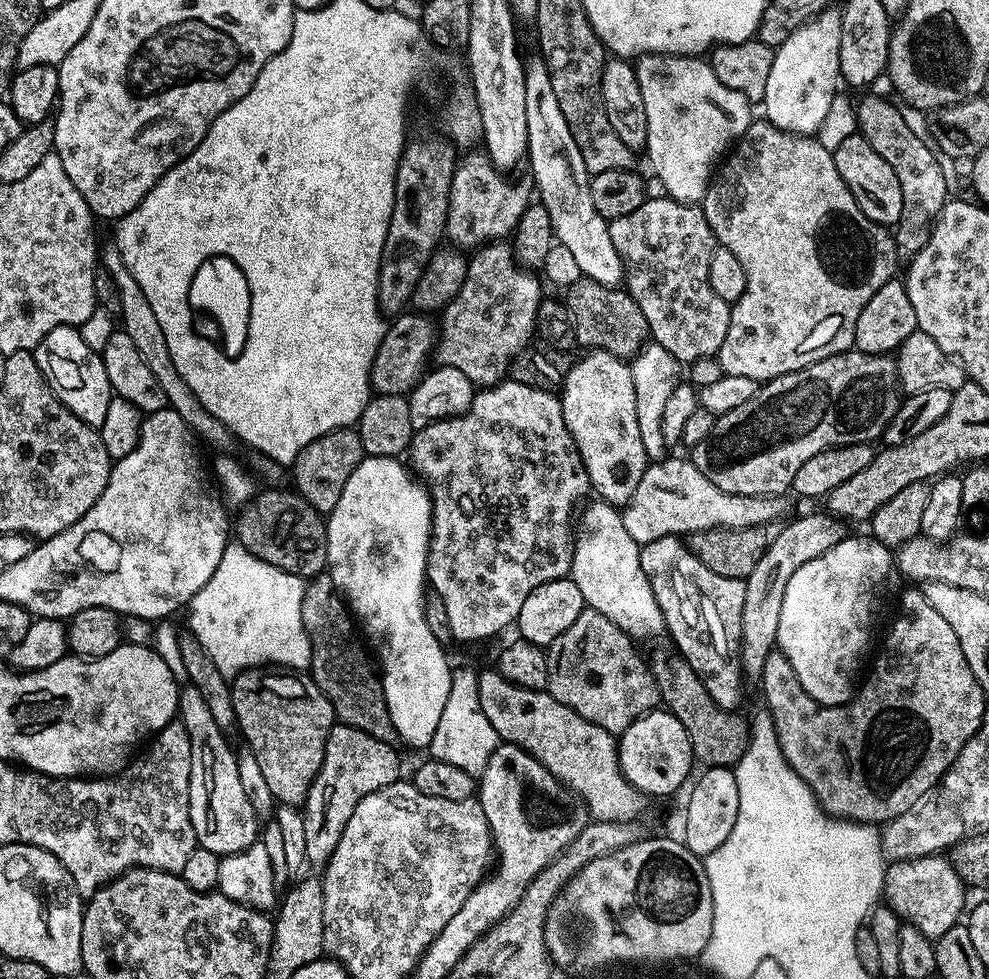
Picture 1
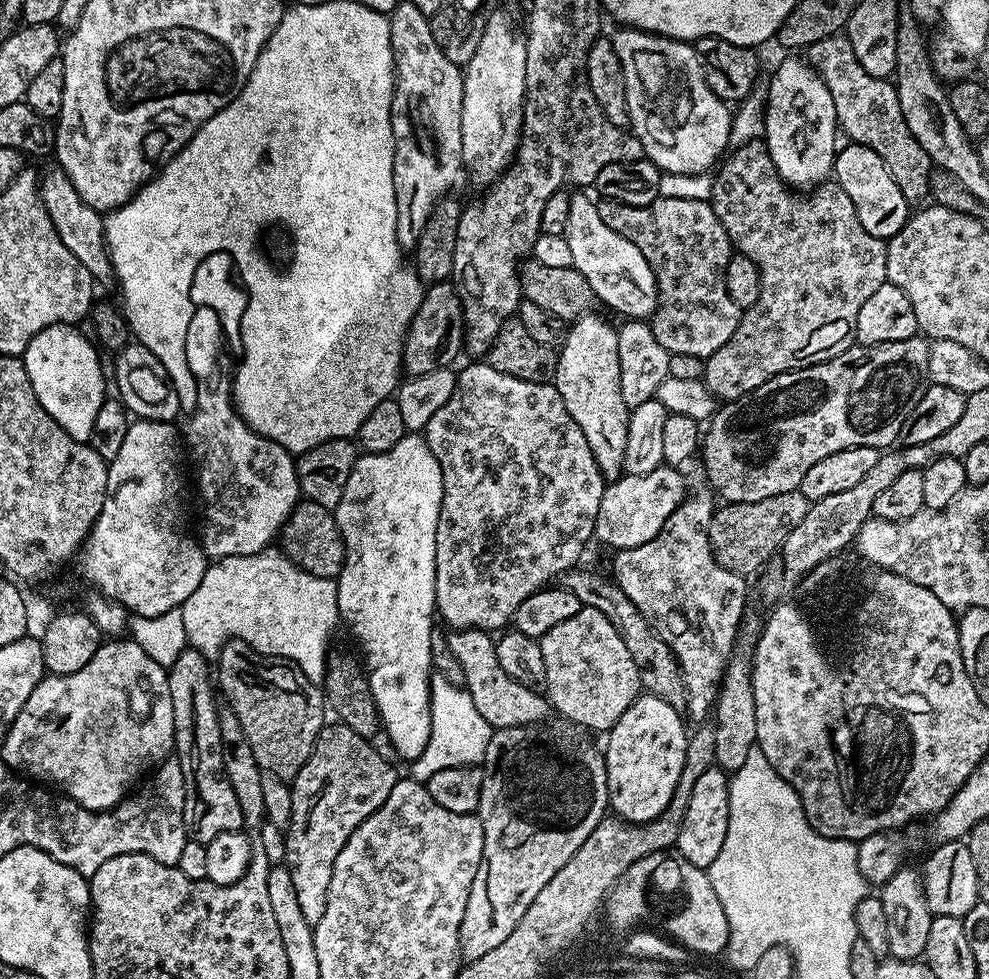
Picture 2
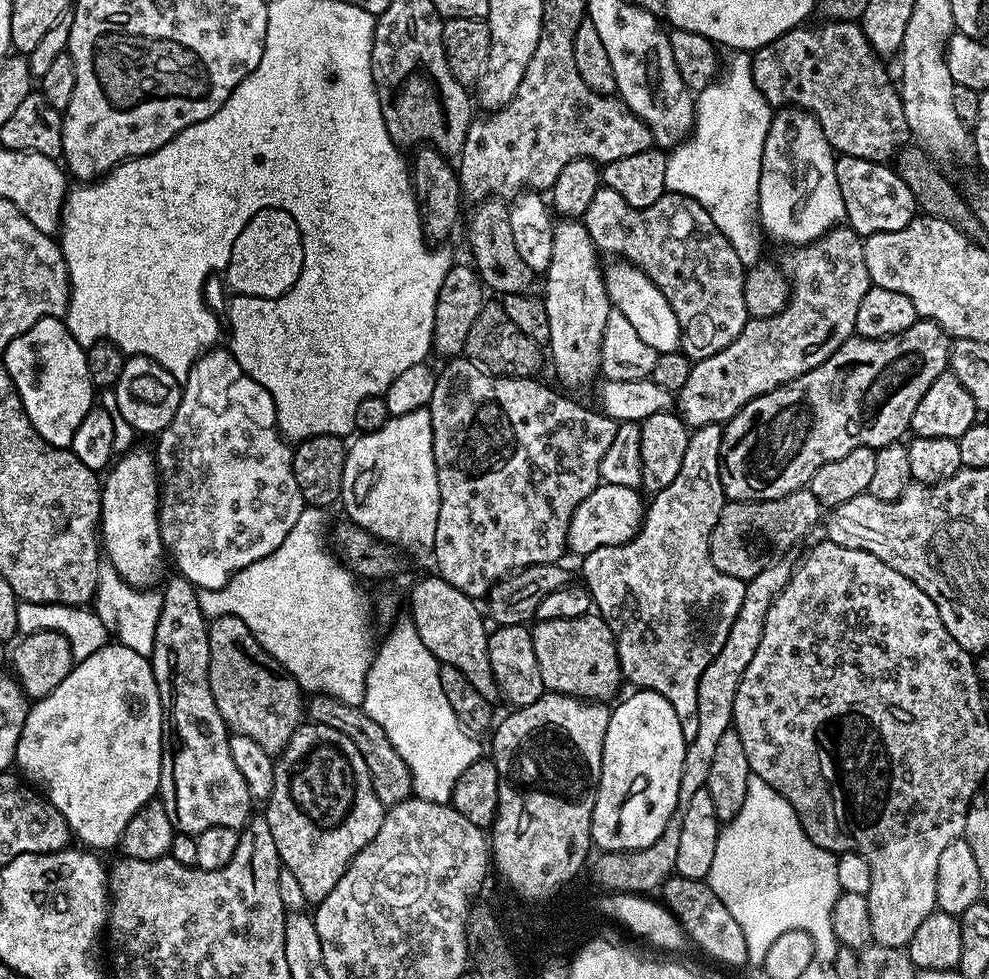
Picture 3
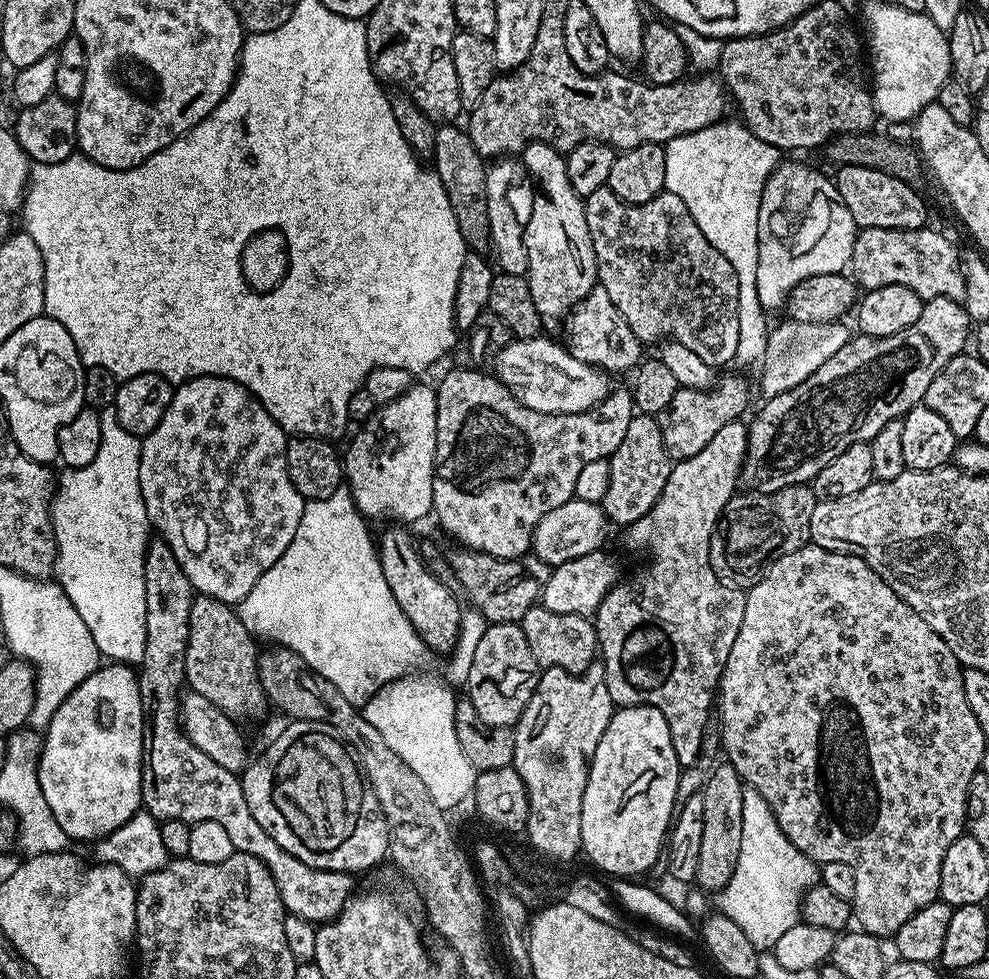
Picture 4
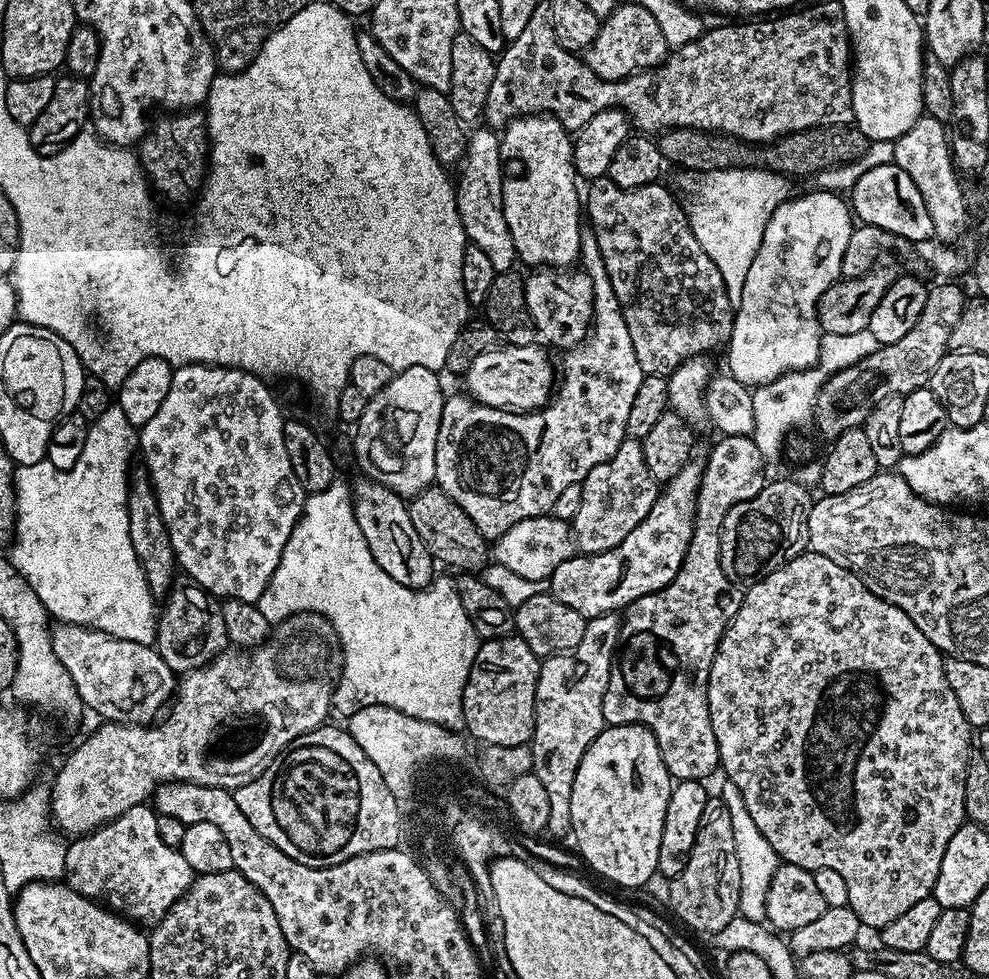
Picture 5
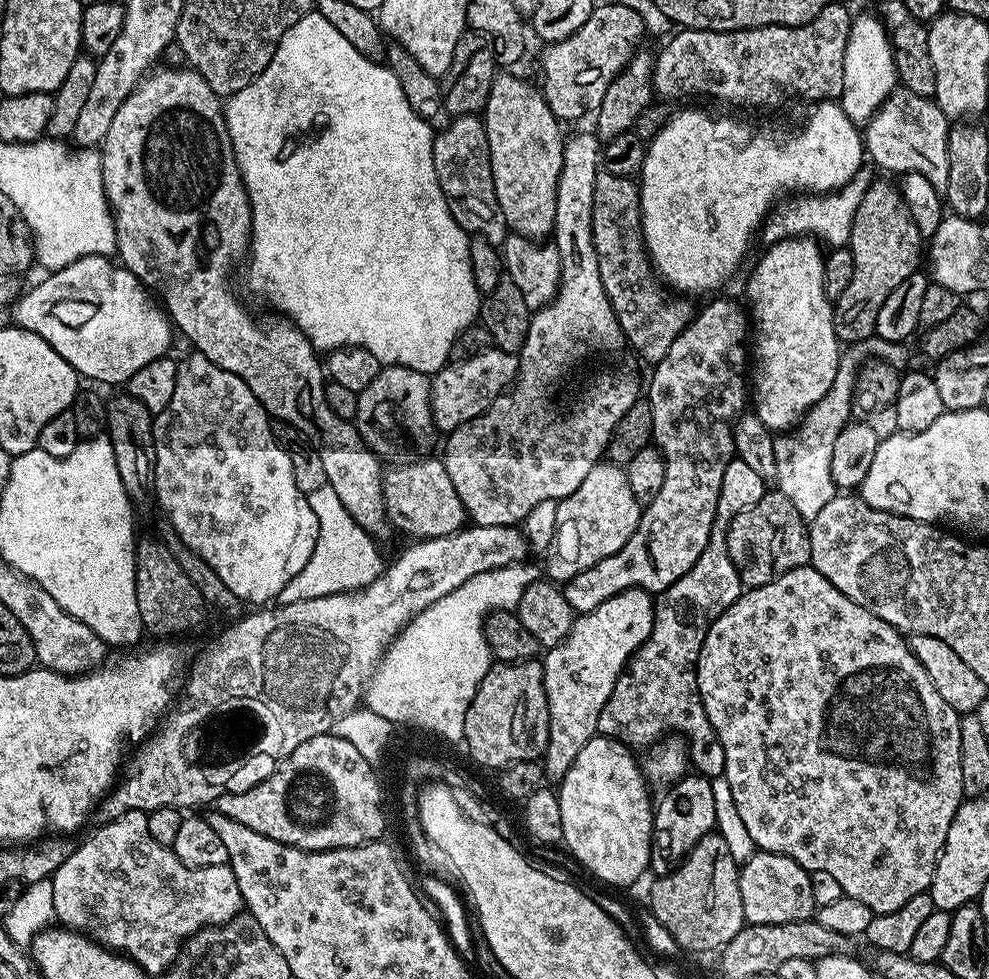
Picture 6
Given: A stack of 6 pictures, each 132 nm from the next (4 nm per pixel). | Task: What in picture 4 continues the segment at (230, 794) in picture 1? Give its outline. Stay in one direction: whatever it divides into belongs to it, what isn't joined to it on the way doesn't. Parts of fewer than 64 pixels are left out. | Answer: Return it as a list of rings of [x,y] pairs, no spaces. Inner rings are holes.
[[[149,539],[148,549],[144,555],[144,577],[146,578],[146,654],[142,665],[142,671],[144,671],[144,676],[142,672],[142,688],[146,712],[150,717],[150,735],[146,740],[147,752],[140,787],[143,811],[151,812],[161,822],[181,820],[191,825],[207,820],[218,822],[218,826],[223,826],[226,834],[230,834],[230,842],[235,851],[258,858],[270,870],[270,874],[276,877],[276,885],[287,915],[308,920],[315,926],[333,919],[344,909],[344,905],[353,895],[353,877],[347,872],[311,868],[306,866],[306,862],[298,862],[294,854],[282,850],[282,846],[278,846],[278,842],[274,842],[274,838],[270,838],[270,834],[266,834],[266,830],[258,826],[254,814],[250,814],[250,806],[246,806],[246,794],[241,777],[218,766],[210,755],[204,754],[184,734],[184,729],[178,723],[178,701],[181,699],[182,689],[186,684],[184,667],[186,666],[186,646],[188,645],[188,627],[192,617],[194,589],[192,583],[186,578],[182,566],[178,566],[178,558],[174,558],[174,550],[170,550],[165,540]]]

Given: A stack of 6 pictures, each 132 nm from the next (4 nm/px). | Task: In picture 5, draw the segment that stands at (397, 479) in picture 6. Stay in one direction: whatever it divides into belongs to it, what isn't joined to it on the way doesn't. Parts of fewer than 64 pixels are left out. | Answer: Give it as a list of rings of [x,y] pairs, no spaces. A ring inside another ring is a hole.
[[[435,486],[424,489],[409,501],[408,513],[414,530],[437,563],[442,562],[458,572],[475,574],[487,567],[490,560],[488,541],[470,521],[470,516],[445,492]]]

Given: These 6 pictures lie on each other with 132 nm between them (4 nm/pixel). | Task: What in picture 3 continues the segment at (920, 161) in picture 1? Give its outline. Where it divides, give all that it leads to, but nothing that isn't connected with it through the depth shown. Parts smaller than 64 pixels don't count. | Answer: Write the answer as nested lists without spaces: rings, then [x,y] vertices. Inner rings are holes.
[[[855,20],[820,22],[817,28],[801,26],[774,38],[754,56],[754,73],[766,102],[773,106],[795,106],[815,116],[828,145],[840,156],[857,156],[888,162],[909,143],[910,133],[899,87],[888,77],[885,61],[868,45],[866,34]]]

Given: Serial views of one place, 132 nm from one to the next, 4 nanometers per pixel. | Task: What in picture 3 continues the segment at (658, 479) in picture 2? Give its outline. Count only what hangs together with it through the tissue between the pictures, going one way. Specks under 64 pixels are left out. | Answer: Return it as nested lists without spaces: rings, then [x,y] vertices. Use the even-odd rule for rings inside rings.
[[[601,482],[574,510],[568,523],[567,551],[577,552],[582,558],[598,546],[618,546],[636,537],[636,531],[644,520],[645,501],[640,501],[641,493],[635,488],[610,485]]]

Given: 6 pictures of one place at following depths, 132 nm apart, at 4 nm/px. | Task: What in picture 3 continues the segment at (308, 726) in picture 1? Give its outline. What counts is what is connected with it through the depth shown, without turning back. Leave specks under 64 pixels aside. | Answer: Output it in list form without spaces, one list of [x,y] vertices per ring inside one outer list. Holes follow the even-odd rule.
[[[215,617],[208,625],[208,641],[210,642],[208,667],[210,694],[214,694],[214,702],[222,714],[224,723],[233,733],[254,739],[268,753],[283,752],[306,716],[306,696],[298,681],[286,672],[269,652],[265,652],[263,646],[256,641],[254,634],[246,626],[246,622],[242,622],[242,618]]]

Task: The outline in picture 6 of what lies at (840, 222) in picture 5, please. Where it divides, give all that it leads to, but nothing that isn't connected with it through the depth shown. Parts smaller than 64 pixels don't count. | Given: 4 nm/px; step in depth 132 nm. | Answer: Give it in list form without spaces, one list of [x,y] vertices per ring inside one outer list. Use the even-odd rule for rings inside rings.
[[[807,235],[798,236],[795,239],[778,241],[776,245],[769,247],[764,253],[765,256],[761,258],[756,264],[756,269],[752,272],[752,277],[748,280],[748,304],[750,309],[750,316],[754,324],[754,344],[756,340],[756,373],[751,373],[750,376],[750,400],[756,403],[754,413],[768,429],[773,433],[780,434],[785,430],[792,430],[800,424],[805,413],[819,402],[831,390],[831,384],[836,382],[836,375],[838,374],[840,355],[842,353],[842,341],[836,337],[834,330],[834,322],[832,321],[832,310],[834,307],[833,301],[829,300],[828,295],[824,290],[824,258],[825,253],[821,245],[815,239],[809,238]]]

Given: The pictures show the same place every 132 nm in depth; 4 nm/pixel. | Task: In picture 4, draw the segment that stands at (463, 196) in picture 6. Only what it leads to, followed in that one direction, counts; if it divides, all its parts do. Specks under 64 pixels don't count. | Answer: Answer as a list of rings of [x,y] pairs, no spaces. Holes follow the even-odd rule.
[[[500,158],[496,165],[488,168],[486,178],[486,210],[488,211],[488,238],[490,252],[497,269],[506,274],[518,274],[527,277],[528,251],[524,241],[524,227],[534,210],[534,198],[537,193],[529,190],[524,196],[524,204],[512,204],[512,195],[516,192],[516,179],[522,176],[522,164],[516,158]]]

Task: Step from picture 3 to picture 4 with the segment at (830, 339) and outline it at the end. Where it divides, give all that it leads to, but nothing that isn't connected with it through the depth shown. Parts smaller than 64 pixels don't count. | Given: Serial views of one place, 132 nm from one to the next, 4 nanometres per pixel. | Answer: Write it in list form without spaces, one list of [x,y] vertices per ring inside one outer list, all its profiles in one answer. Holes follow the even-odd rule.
[[[721,375],[715,387],[707,391],[681,387],[659,421],[666,454],[676,462],[698,454],[722,426],[739,421],[744,416],[742,414],[747,404],[748,384],[740,376]]]

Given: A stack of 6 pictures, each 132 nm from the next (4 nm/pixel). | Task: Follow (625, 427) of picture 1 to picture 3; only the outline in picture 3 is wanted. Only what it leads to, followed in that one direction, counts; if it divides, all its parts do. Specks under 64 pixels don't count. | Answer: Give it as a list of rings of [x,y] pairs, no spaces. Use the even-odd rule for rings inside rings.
[[[561,219],[552,230],[550,266],[543,273],[546,318],[550,318],[550,338],[546,345],[552,351],[552,364],[564,384],[584,384],[597,379],[600,371],[600,347],[606,330],[606,318],[613,312],[604,285],[602,265],[596,261],[598,249],[580,220]]]

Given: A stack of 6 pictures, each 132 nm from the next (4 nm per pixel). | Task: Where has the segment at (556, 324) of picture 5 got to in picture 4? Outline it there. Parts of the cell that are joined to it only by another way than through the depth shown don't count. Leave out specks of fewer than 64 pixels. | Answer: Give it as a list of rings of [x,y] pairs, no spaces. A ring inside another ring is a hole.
[[[595,287],[586,294],[586,298],[572,309],[567,317],[568,340],[566,347],[578,362],[586,362],[594,368],[599,368],[605,373],[628,372],[639,365],[642,359],[642,345],[640,339],[630,330],[626,318],[622,318],[622,310],[610,302],[610,294],[602,287]]]

